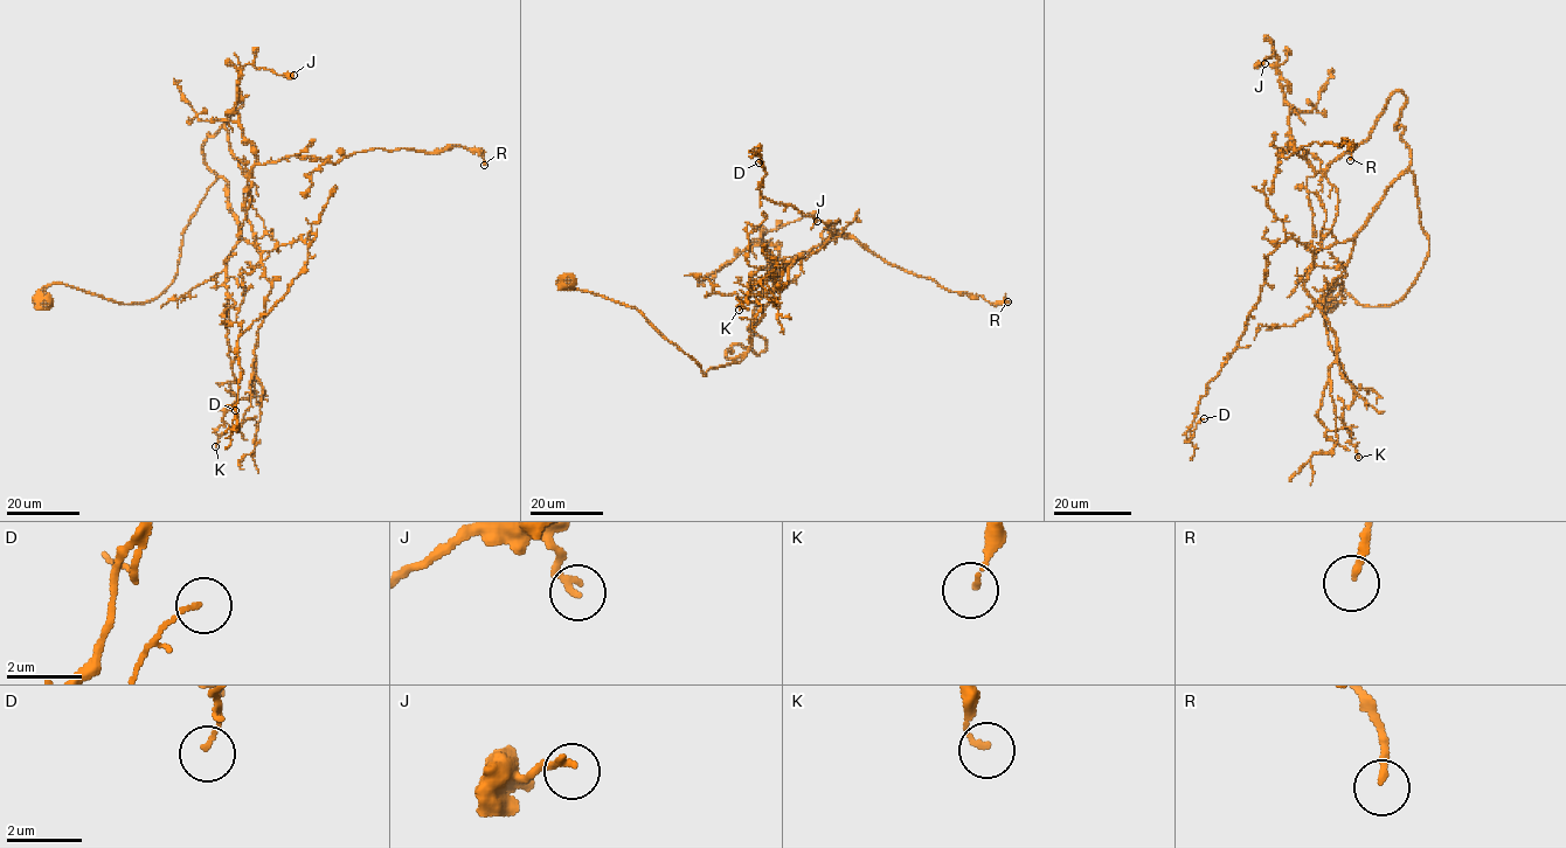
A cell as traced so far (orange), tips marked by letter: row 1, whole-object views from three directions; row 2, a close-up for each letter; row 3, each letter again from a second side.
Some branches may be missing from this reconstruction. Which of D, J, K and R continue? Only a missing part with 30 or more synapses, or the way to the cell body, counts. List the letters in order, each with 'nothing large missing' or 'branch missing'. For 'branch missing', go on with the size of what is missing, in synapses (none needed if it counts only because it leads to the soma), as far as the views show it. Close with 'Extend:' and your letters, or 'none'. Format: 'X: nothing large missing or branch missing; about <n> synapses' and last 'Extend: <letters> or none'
D: nothing large missing
J: nothing large missing
K: nothing large missing
R: nothing large missing
Extend: none

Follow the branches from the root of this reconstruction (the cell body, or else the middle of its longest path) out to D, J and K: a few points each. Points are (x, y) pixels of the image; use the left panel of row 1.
D: (42, 300), (55, 284), (156, 299), (221, 176), (249, 244), (307, 252), (238, 339), (235, 410)
J: (42, 300), (55, 284), (156, 299), (219, 176), (238, 233), (263, 236), (236, 82), (248, 63), (293, 75)
K: (42, 300), (55, 284), (124, 304), (156, 299), (221, 176), (271, 292), (251, 395), (226, 414), (215, 446)

